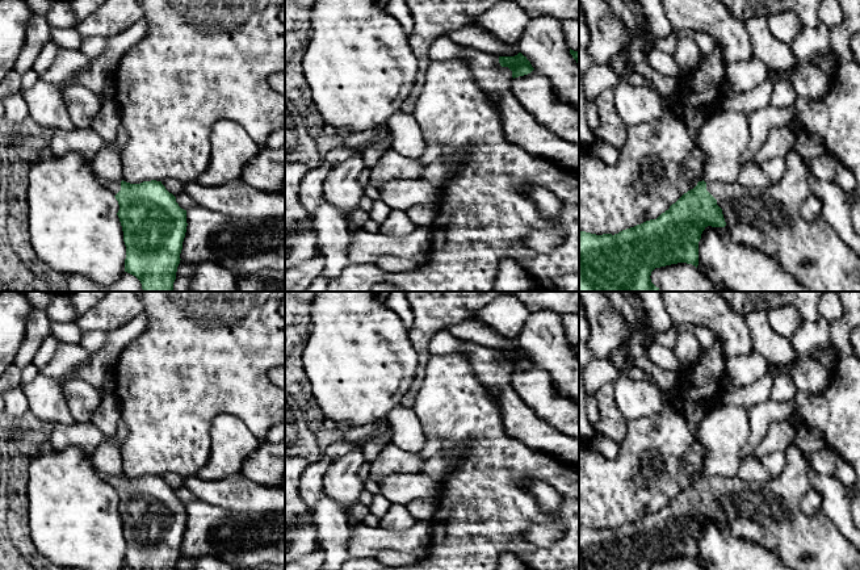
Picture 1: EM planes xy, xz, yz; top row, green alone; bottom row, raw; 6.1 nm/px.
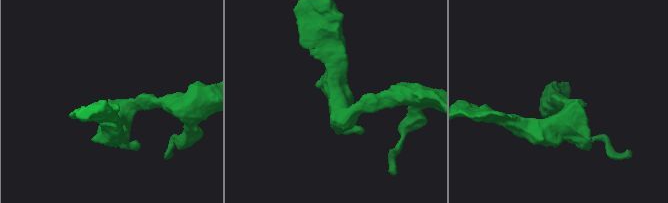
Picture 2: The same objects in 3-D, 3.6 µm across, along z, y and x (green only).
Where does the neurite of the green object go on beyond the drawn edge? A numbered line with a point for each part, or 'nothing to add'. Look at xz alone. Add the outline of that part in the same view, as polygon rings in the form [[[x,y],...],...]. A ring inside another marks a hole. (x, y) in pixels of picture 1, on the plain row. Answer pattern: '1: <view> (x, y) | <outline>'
nothing to add

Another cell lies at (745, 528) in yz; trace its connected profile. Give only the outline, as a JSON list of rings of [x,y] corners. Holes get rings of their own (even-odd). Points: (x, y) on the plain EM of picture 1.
[[[738,517],[734,521],[729,523],[729,527],[731,533],[739,538],[750,540],[769,550],[776,549],[776,536],[754,520]]]

